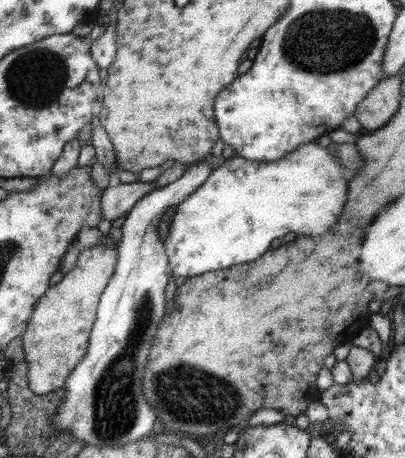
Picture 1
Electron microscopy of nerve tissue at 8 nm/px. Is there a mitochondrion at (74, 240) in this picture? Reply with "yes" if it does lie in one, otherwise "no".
no

